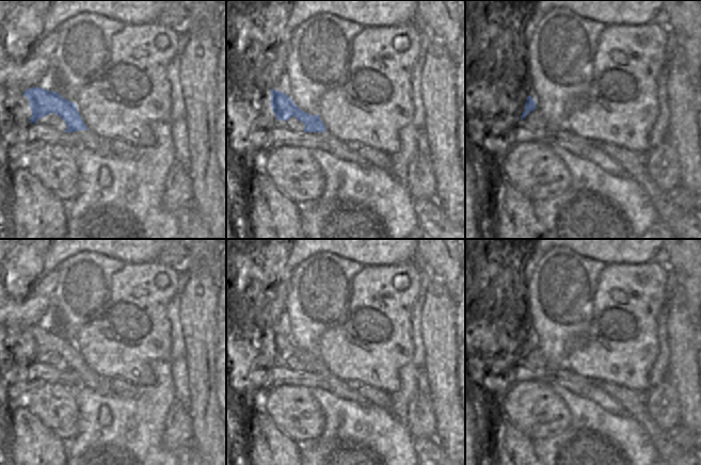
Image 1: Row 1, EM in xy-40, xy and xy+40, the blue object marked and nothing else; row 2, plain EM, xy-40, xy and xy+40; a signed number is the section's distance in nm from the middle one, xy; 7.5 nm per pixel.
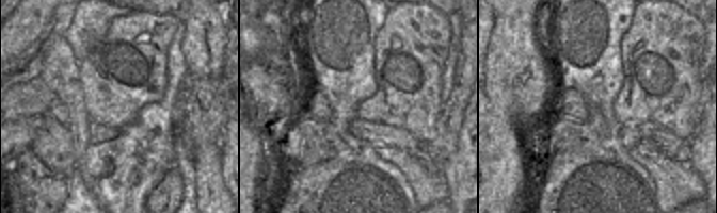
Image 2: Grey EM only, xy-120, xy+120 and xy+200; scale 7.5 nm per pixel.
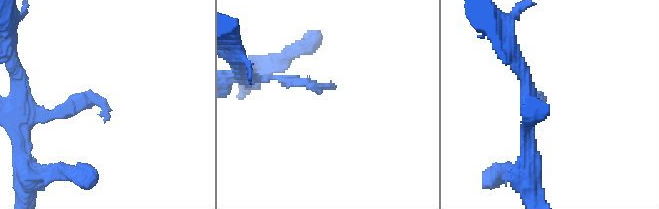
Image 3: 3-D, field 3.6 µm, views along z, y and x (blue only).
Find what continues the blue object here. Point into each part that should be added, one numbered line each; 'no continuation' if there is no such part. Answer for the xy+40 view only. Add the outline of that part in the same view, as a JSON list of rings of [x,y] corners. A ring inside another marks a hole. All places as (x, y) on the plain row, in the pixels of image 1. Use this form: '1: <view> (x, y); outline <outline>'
no continuation

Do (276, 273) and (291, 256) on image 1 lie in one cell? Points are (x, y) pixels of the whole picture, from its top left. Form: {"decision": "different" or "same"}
{"decision": "same"}

